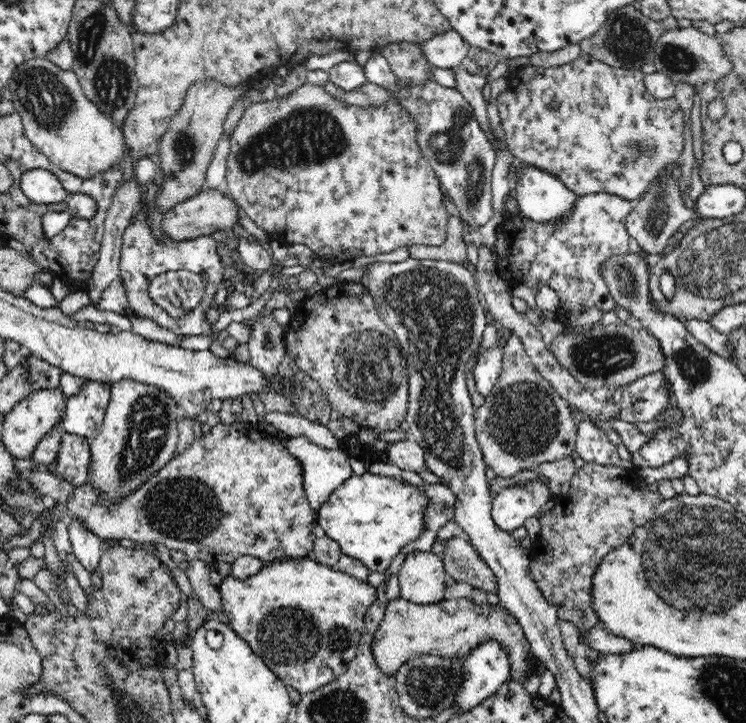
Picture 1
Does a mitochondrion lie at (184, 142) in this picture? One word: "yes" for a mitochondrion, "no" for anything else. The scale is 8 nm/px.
yes

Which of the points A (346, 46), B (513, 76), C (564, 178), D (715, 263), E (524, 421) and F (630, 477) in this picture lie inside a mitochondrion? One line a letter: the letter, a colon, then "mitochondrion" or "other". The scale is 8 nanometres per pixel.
A: other
B: other
C: other
D: mitochondrion
E: mitochondrion
F: other

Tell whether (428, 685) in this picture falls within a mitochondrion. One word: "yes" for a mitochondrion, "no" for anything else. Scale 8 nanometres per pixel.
yes

